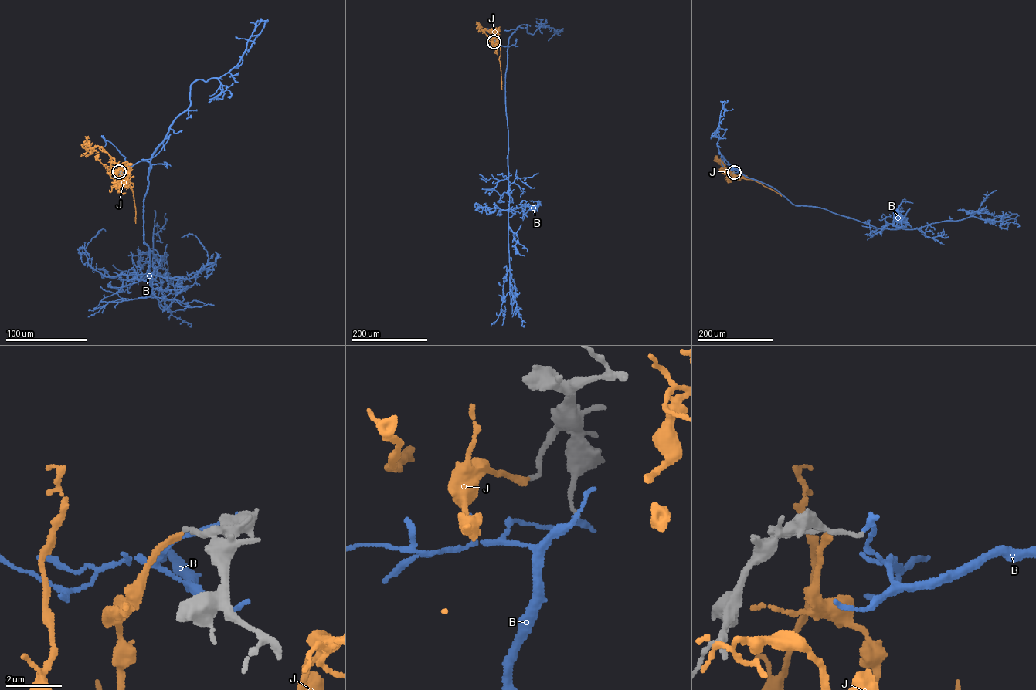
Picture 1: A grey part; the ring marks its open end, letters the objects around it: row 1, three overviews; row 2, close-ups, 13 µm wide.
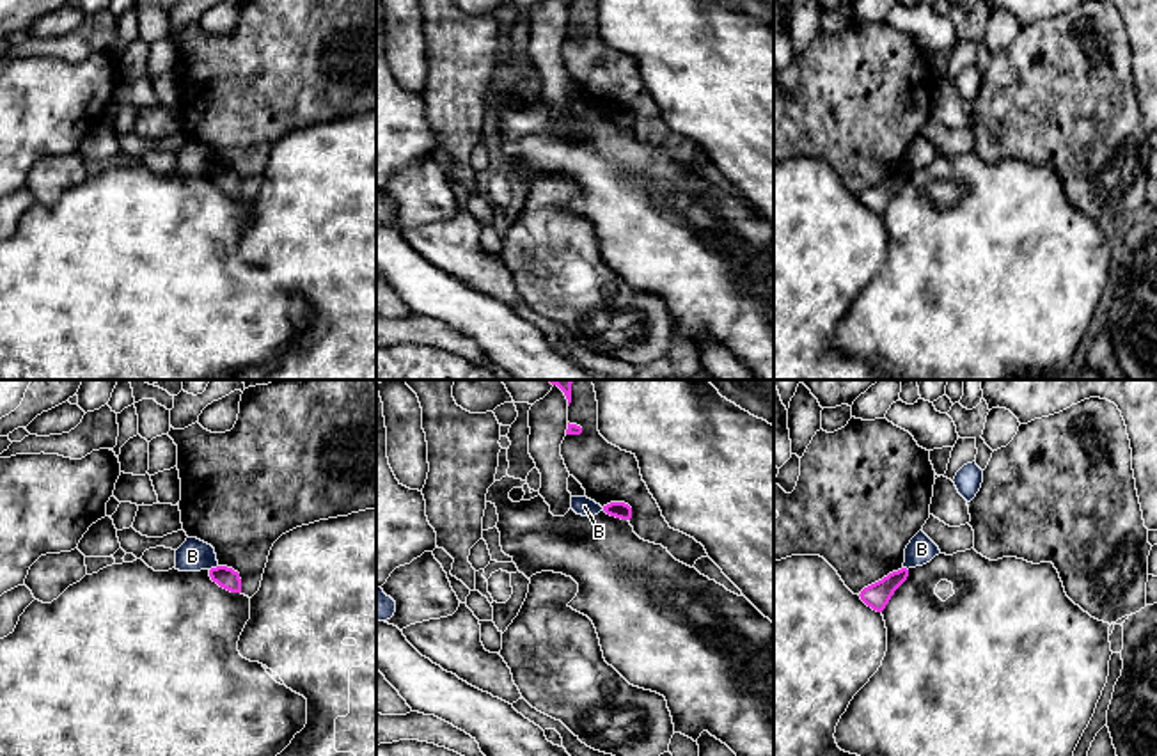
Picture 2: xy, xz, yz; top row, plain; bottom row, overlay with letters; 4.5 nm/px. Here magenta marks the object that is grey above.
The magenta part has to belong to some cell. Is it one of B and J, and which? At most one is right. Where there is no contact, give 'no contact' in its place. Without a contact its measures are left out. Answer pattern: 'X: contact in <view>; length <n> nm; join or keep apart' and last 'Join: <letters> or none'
B: contact in xy; length 50 nm; keep apart
J: no contact; join
Join: J

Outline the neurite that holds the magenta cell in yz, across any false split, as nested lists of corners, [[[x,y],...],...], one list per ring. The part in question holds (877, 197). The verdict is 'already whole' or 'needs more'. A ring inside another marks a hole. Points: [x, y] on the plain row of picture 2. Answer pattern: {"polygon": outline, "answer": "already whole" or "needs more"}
{"polygon": [[[901,170],[898,174],[889,176],[882,183],[864,190],[861,193],[861,202],[877,215],[882,215],[889,206],[894,193],[907,183],[909,172]]], "answer": "already whole"}

